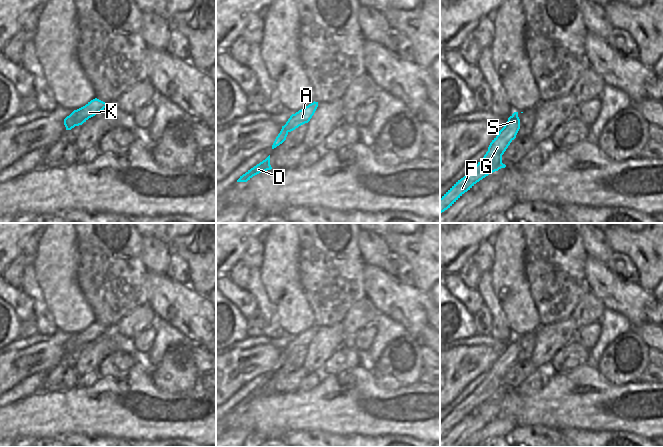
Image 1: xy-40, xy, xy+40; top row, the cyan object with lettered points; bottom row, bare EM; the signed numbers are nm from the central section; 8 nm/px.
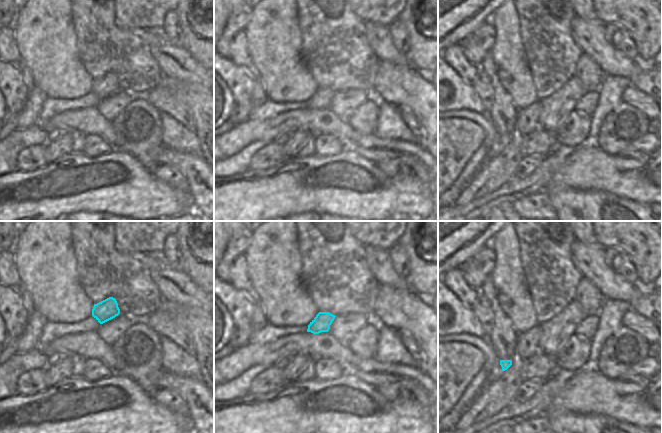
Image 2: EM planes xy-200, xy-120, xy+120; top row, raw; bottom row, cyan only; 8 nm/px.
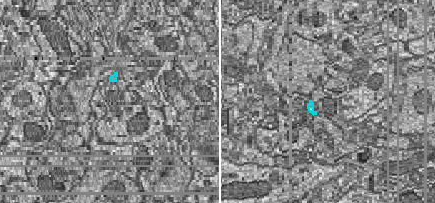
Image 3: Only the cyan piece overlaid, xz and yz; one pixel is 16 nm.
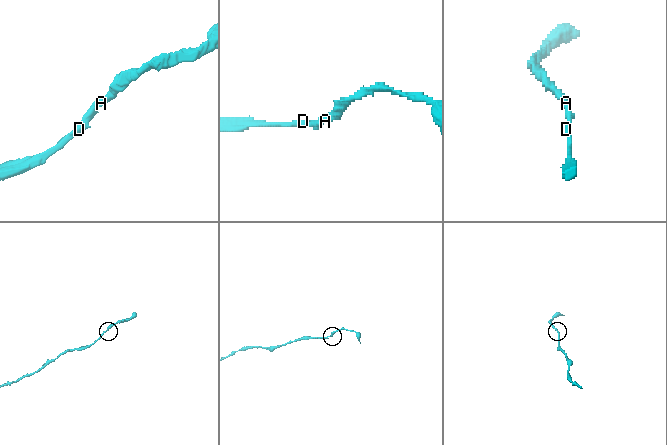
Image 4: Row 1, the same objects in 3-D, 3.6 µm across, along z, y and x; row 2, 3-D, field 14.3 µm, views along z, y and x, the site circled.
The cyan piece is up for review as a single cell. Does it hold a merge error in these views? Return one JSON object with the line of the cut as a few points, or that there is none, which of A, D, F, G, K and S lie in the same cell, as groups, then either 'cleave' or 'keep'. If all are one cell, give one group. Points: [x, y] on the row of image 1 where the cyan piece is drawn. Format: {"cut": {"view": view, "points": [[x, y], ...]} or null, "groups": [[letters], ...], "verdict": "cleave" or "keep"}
{"cut": null, "groups": [["A", "D", "F", "G", "K", "S"]], "verdict": "keep"}

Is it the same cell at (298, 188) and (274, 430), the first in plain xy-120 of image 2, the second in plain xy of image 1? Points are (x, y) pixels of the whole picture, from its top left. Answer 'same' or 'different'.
same

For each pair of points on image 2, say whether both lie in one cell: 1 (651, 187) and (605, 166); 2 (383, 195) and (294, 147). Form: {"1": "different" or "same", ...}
{"1": "same", "2": "different"}

